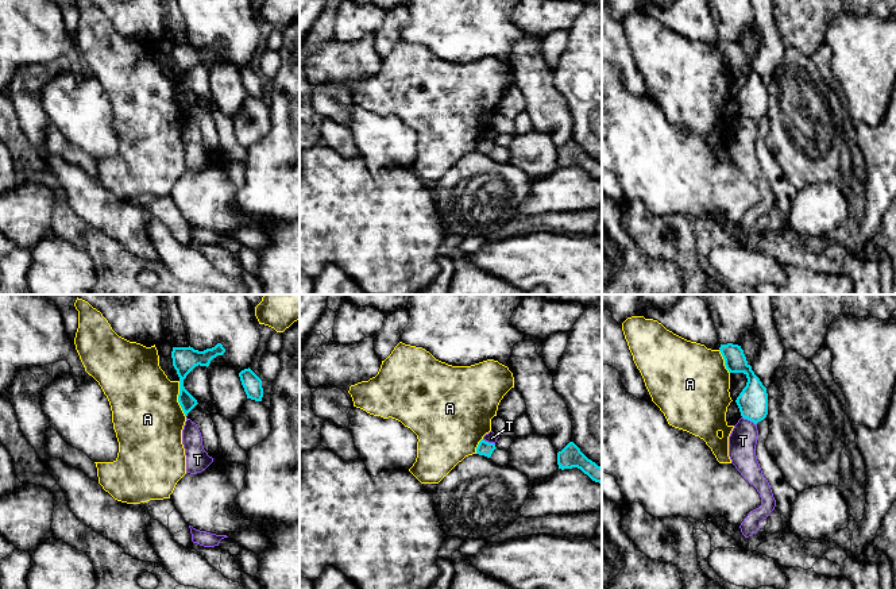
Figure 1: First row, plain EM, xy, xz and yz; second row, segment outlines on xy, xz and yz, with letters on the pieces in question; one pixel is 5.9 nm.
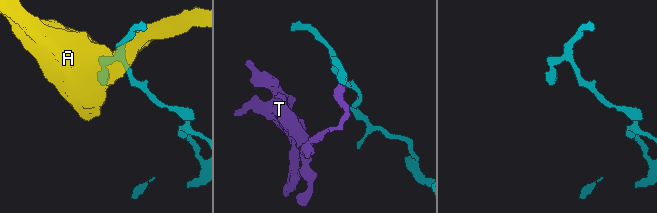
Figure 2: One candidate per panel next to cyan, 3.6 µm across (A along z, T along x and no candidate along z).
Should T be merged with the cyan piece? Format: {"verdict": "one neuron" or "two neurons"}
{"verdict": "two neurons"}

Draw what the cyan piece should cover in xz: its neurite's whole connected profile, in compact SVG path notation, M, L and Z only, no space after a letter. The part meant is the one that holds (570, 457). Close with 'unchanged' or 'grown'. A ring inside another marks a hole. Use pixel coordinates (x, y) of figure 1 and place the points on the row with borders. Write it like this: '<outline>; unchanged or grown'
M573 442L557 453L557 465L561 470L578 467L592 481L602 484L602 467L588 459Z; unchanged

